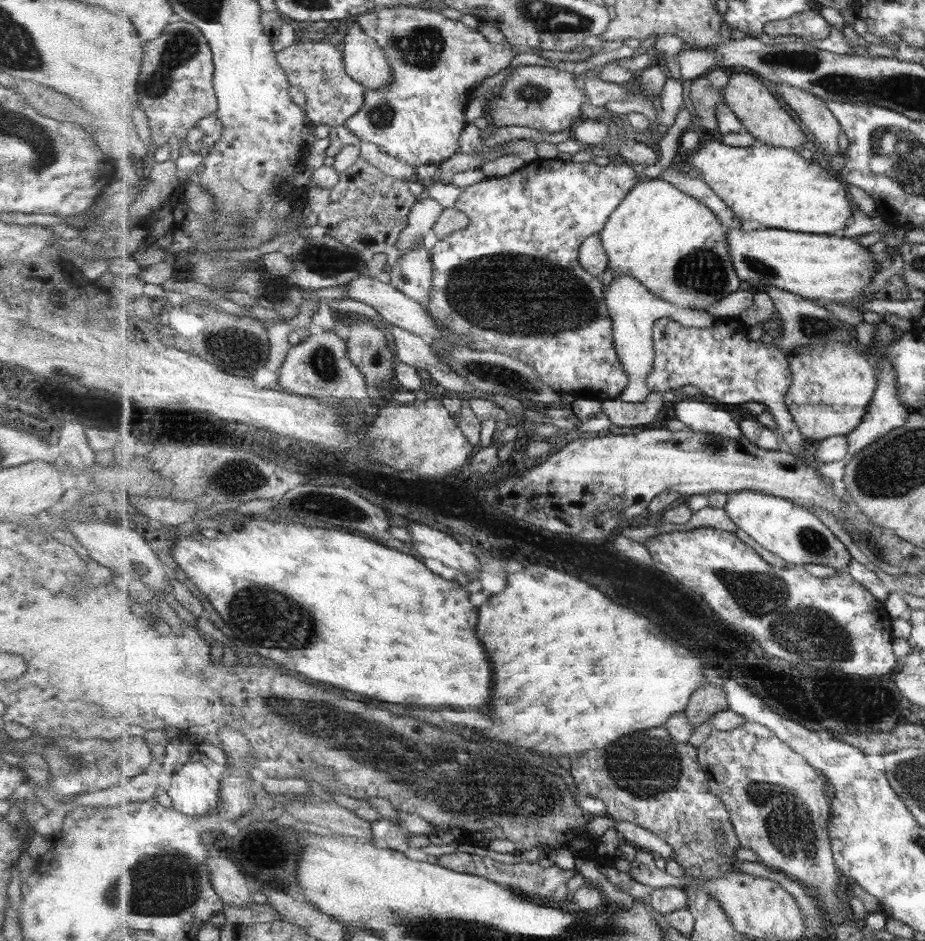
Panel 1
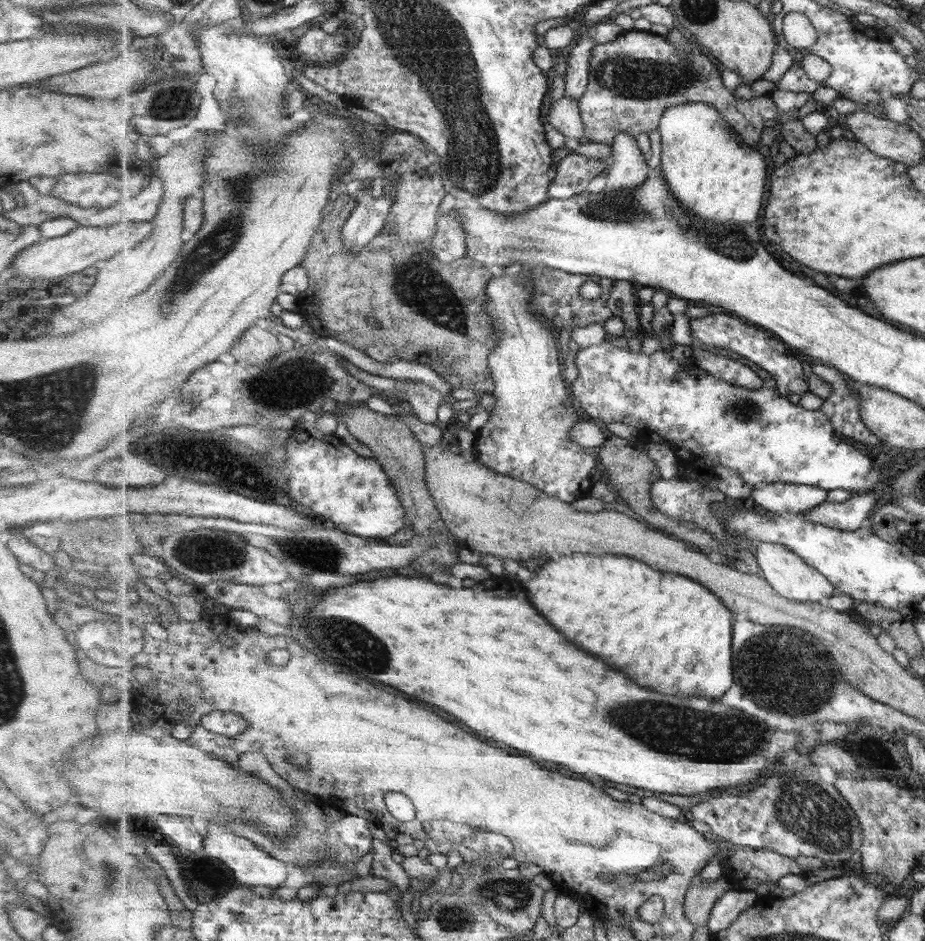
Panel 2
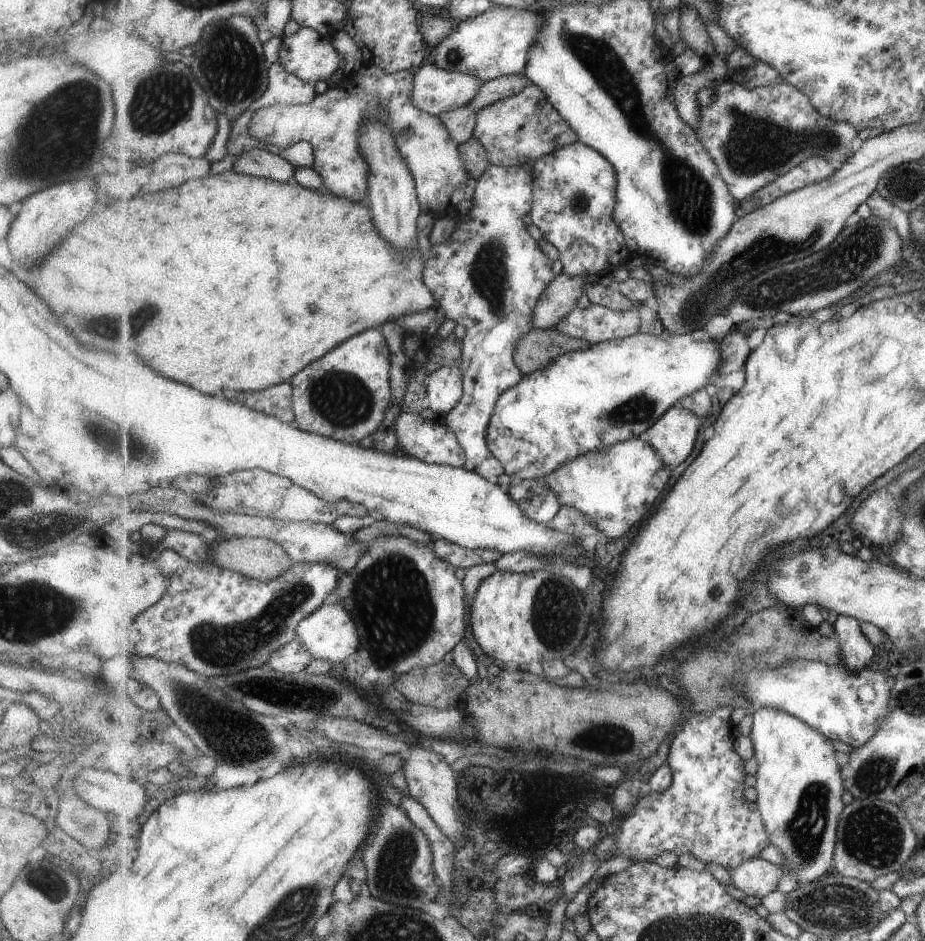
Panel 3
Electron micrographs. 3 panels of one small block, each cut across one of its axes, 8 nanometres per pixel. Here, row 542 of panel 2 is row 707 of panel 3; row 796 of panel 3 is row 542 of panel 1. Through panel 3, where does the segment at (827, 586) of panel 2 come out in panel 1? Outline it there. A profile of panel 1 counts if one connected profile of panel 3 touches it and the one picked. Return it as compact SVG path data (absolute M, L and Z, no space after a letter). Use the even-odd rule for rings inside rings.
M746 490L730 494L724 508L733 522L769 552L791 565L820 564L845 569L853 560L847 546L819 518L788 498Z

